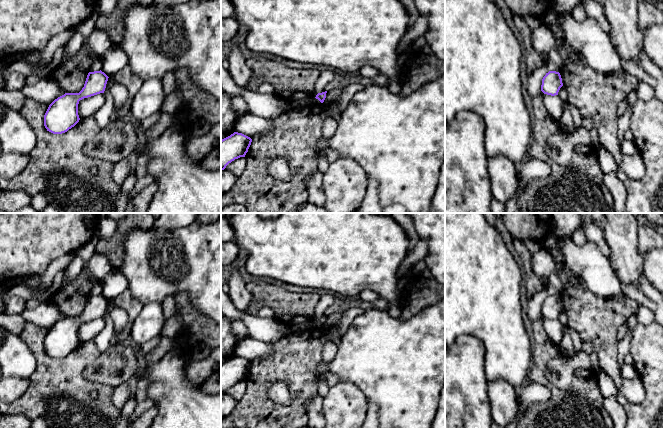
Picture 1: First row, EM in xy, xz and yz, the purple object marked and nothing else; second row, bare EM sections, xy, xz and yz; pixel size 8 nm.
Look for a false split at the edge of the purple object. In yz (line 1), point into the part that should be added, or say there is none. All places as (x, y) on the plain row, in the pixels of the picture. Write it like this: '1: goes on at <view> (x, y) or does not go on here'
1: does not go on here

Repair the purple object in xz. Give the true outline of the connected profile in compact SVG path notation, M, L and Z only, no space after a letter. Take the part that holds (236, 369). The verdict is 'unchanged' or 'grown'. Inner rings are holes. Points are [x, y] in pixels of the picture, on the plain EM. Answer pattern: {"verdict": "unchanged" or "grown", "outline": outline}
{"verdict": "unchanged", "outline": "M234 356L221 364L221 394L240 381L245 381L252 363L242 357Z"}

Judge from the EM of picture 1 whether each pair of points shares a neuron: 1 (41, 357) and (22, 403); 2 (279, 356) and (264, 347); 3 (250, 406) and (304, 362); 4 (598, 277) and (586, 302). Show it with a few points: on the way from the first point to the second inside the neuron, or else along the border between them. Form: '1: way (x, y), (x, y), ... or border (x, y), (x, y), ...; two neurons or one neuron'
1: way (41, 368), (41, 384), (33, 392); one neuron
2: border (275, 342), (274, 353), (270, 357), (252, 364); two neurons
3: way (256, 390), (278, 368), (288, 365); one neuron
4: border (583, 280), (586, 286), (595, 294), (614, 296); two neurons

